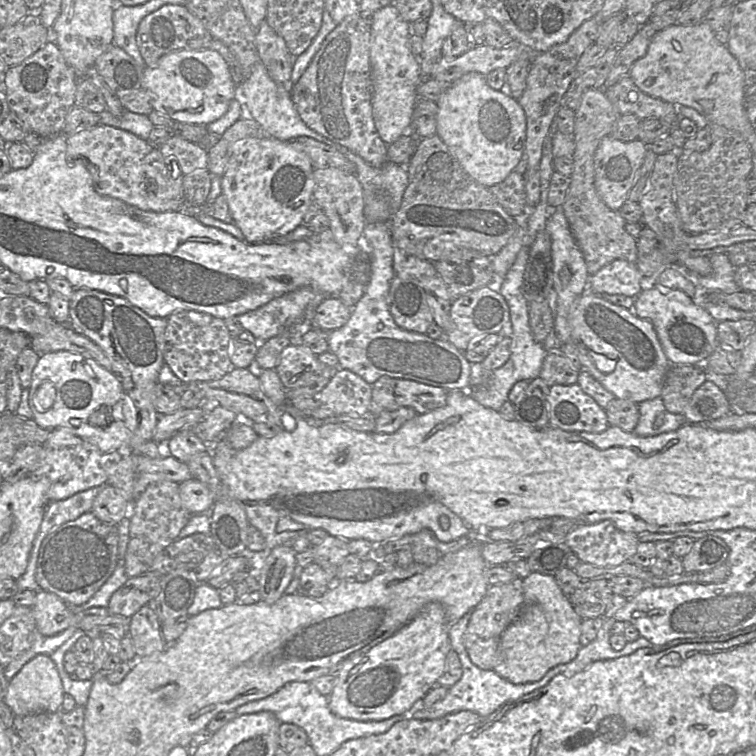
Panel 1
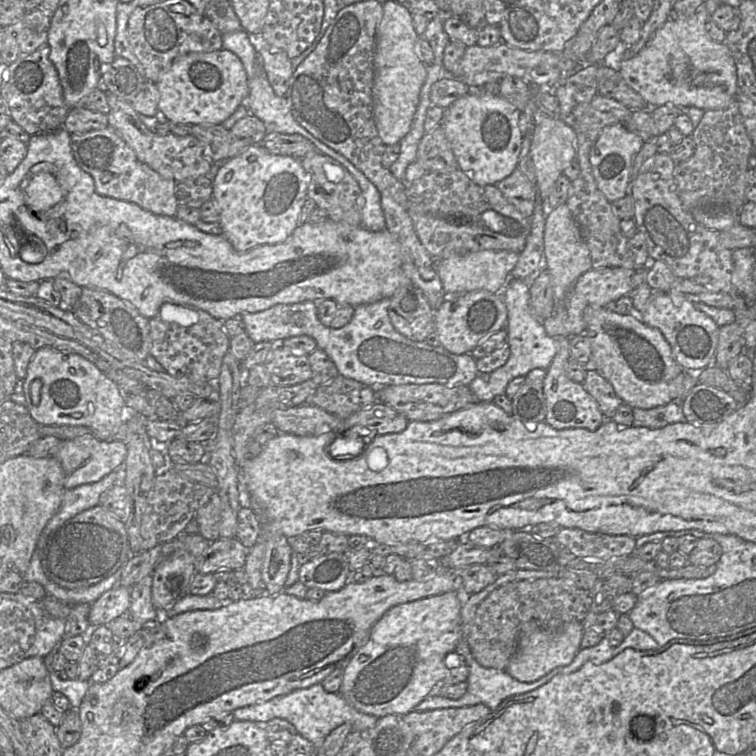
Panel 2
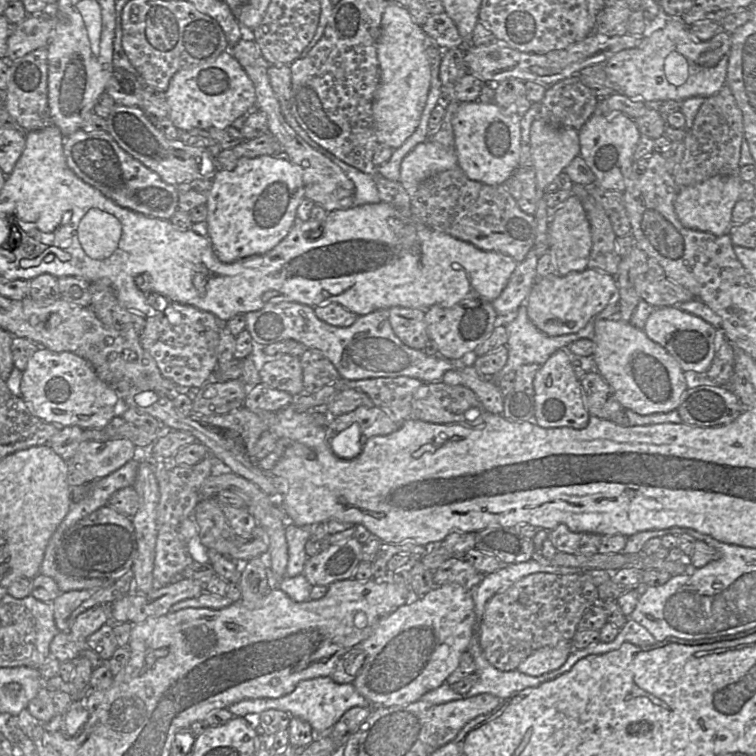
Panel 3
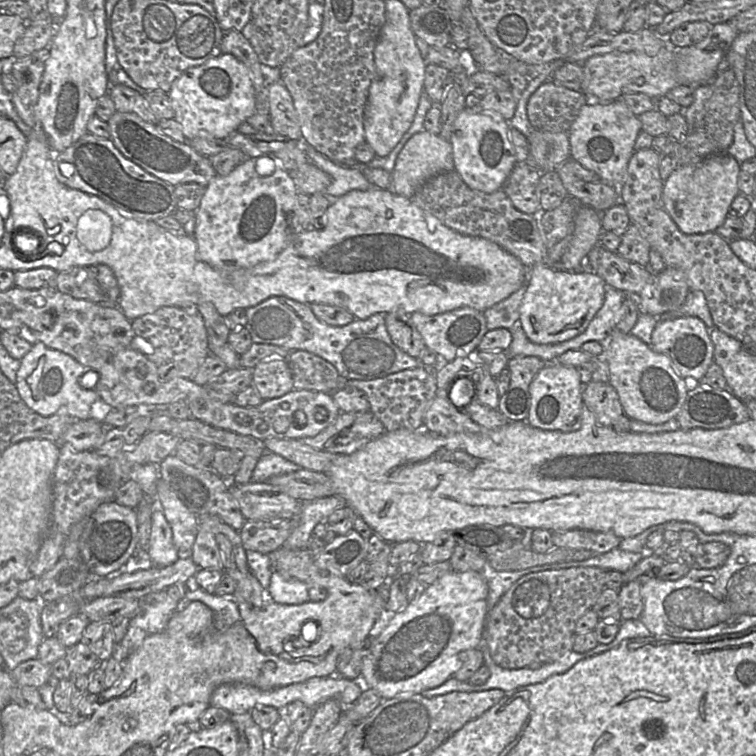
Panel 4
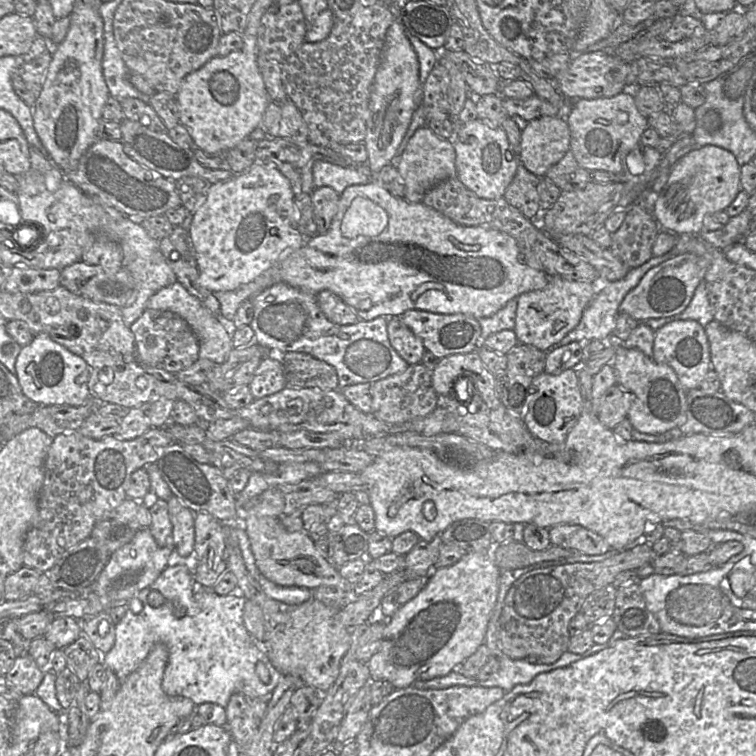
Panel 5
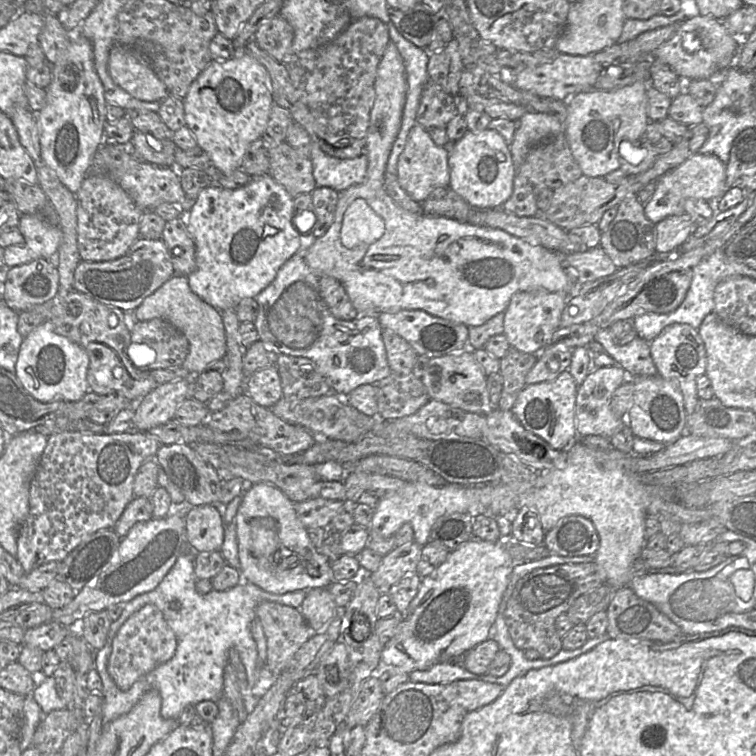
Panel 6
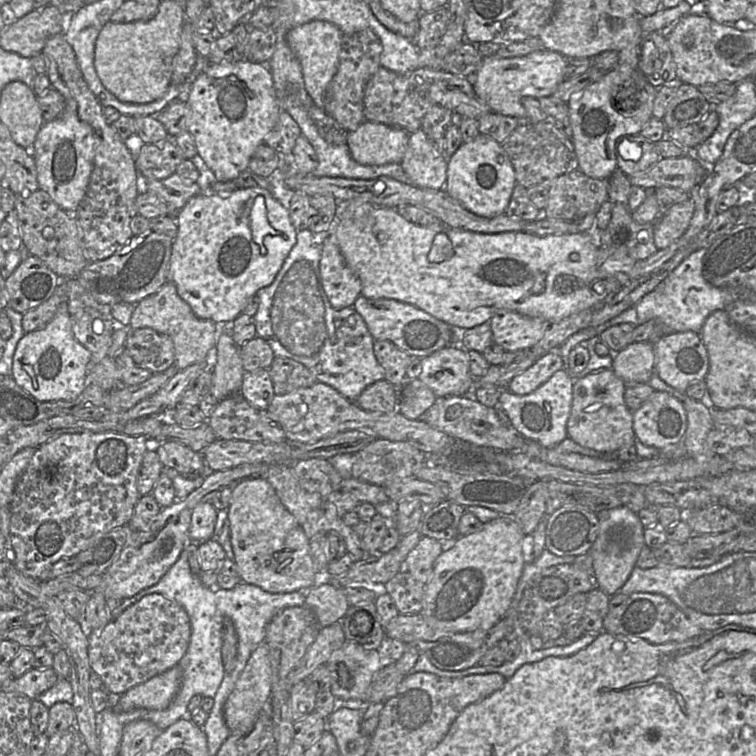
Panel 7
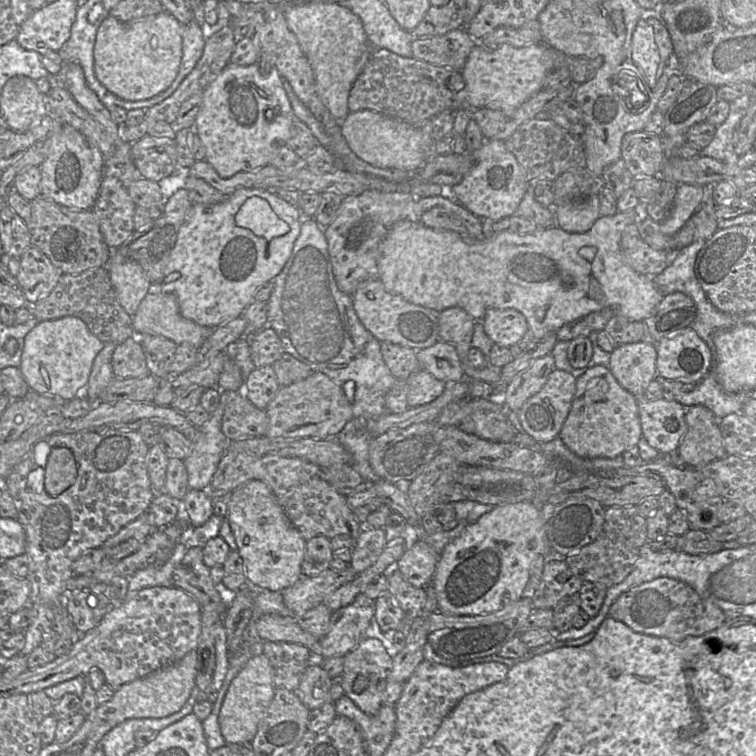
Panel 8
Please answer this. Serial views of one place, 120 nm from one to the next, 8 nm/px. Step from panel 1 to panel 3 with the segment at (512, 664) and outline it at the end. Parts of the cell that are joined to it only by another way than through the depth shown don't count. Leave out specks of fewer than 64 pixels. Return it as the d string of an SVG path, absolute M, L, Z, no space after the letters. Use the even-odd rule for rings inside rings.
M572 643L543 647L531 653L516 669L526 675L540 676L560 668L572 651Z

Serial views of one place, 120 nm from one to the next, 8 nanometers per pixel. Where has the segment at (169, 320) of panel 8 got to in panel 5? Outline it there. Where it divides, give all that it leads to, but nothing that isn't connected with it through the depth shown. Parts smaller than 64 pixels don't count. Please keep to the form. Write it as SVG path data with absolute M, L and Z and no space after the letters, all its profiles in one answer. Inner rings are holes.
M178 281L157 291L147 302L147 309L171 311L182 317L191 327L199 341L199 358L208 359L216 364L224 363L233 346L232 332L228 325L211 314L197 297L190 294L186 288Z

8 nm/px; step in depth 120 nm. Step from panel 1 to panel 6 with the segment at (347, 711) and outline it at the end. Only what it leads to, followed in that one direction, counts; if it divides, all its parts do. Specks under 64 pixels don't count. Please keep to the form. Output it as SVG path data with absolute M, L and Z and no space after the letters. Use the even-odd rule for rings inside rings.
M474 537L451 550L445 562L422 578L419 591L409 604L407 614L400 615L398 633L386 644L380 660L410 674L416 670L427 670L441 662L462 659L468 651L490 638L514 565L503 541L490 542Z

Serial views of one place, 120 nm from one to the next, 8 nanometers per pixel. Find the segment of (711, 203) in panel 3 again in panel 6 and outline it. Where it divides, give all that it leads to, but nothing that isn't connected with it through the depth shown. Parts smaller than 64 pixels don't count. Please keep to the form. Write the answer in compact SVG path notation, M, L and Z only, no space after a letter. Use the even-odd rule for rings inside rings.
M696 153L681 165L665 173L656 181L656 190L644 204L644 214L654 224L672 215L685 213L684 202L688 198L709 200L726 192L726 164L713 154Z

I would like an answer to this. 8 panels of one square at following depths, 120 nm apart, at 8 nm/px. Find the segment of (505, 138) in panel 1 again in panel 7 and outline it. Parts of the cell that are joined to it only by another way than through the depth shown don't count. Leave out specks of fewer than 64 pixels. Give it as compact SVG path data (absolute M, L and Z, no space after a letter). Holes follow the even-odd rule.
M480 134L474 140L460 145L458 150L447 157L447 179L444 190L468 211L481 217L495 217L505 213L516 185L515 170L502 145L488 135Z

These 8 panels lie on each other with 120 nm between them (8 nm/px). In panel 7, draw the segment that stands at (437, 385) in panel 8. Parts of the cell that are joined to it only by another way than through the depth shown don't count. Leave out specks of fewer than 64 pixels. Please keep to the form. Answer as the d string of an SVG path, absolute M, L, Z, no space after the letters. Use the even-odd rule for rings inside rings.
M419 378L406 380L398 389L398 411L408 419L420 418L437 398L433 391Z

